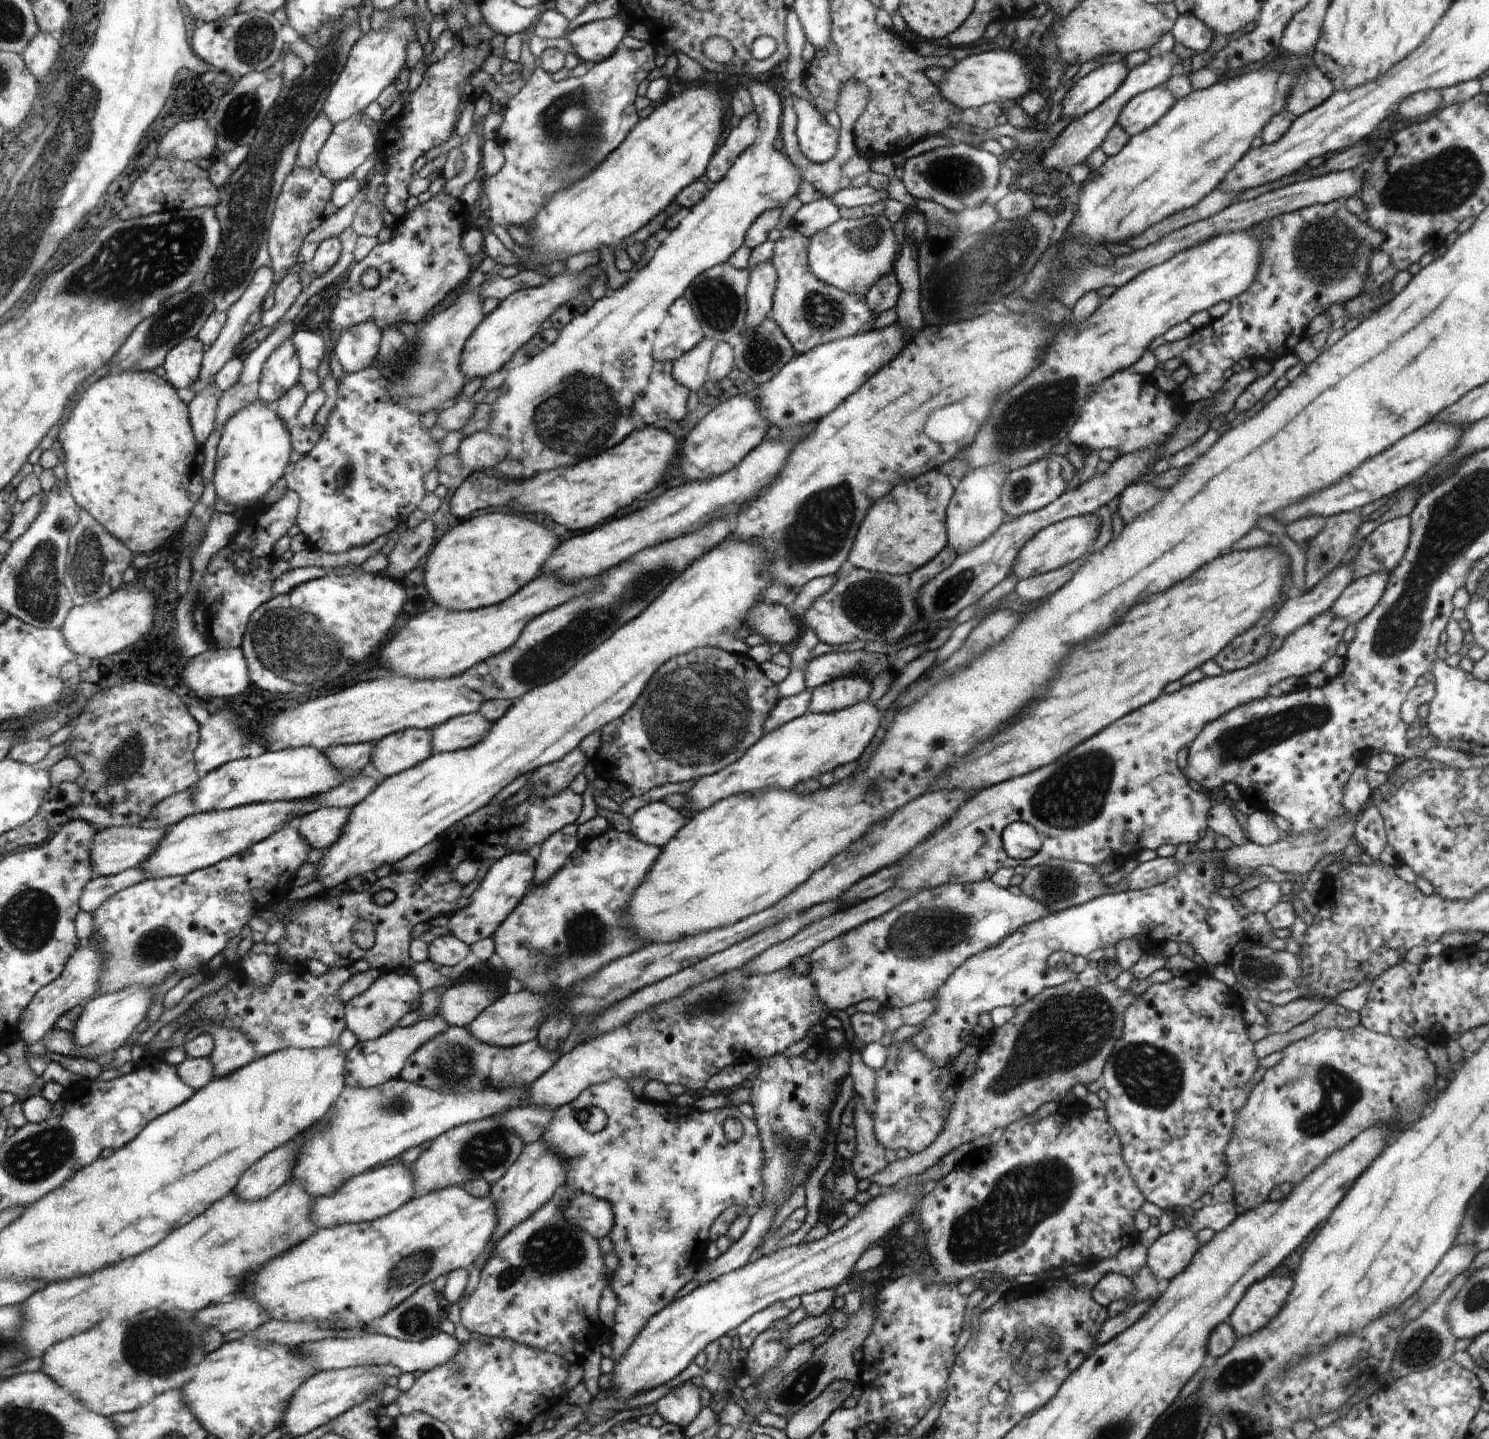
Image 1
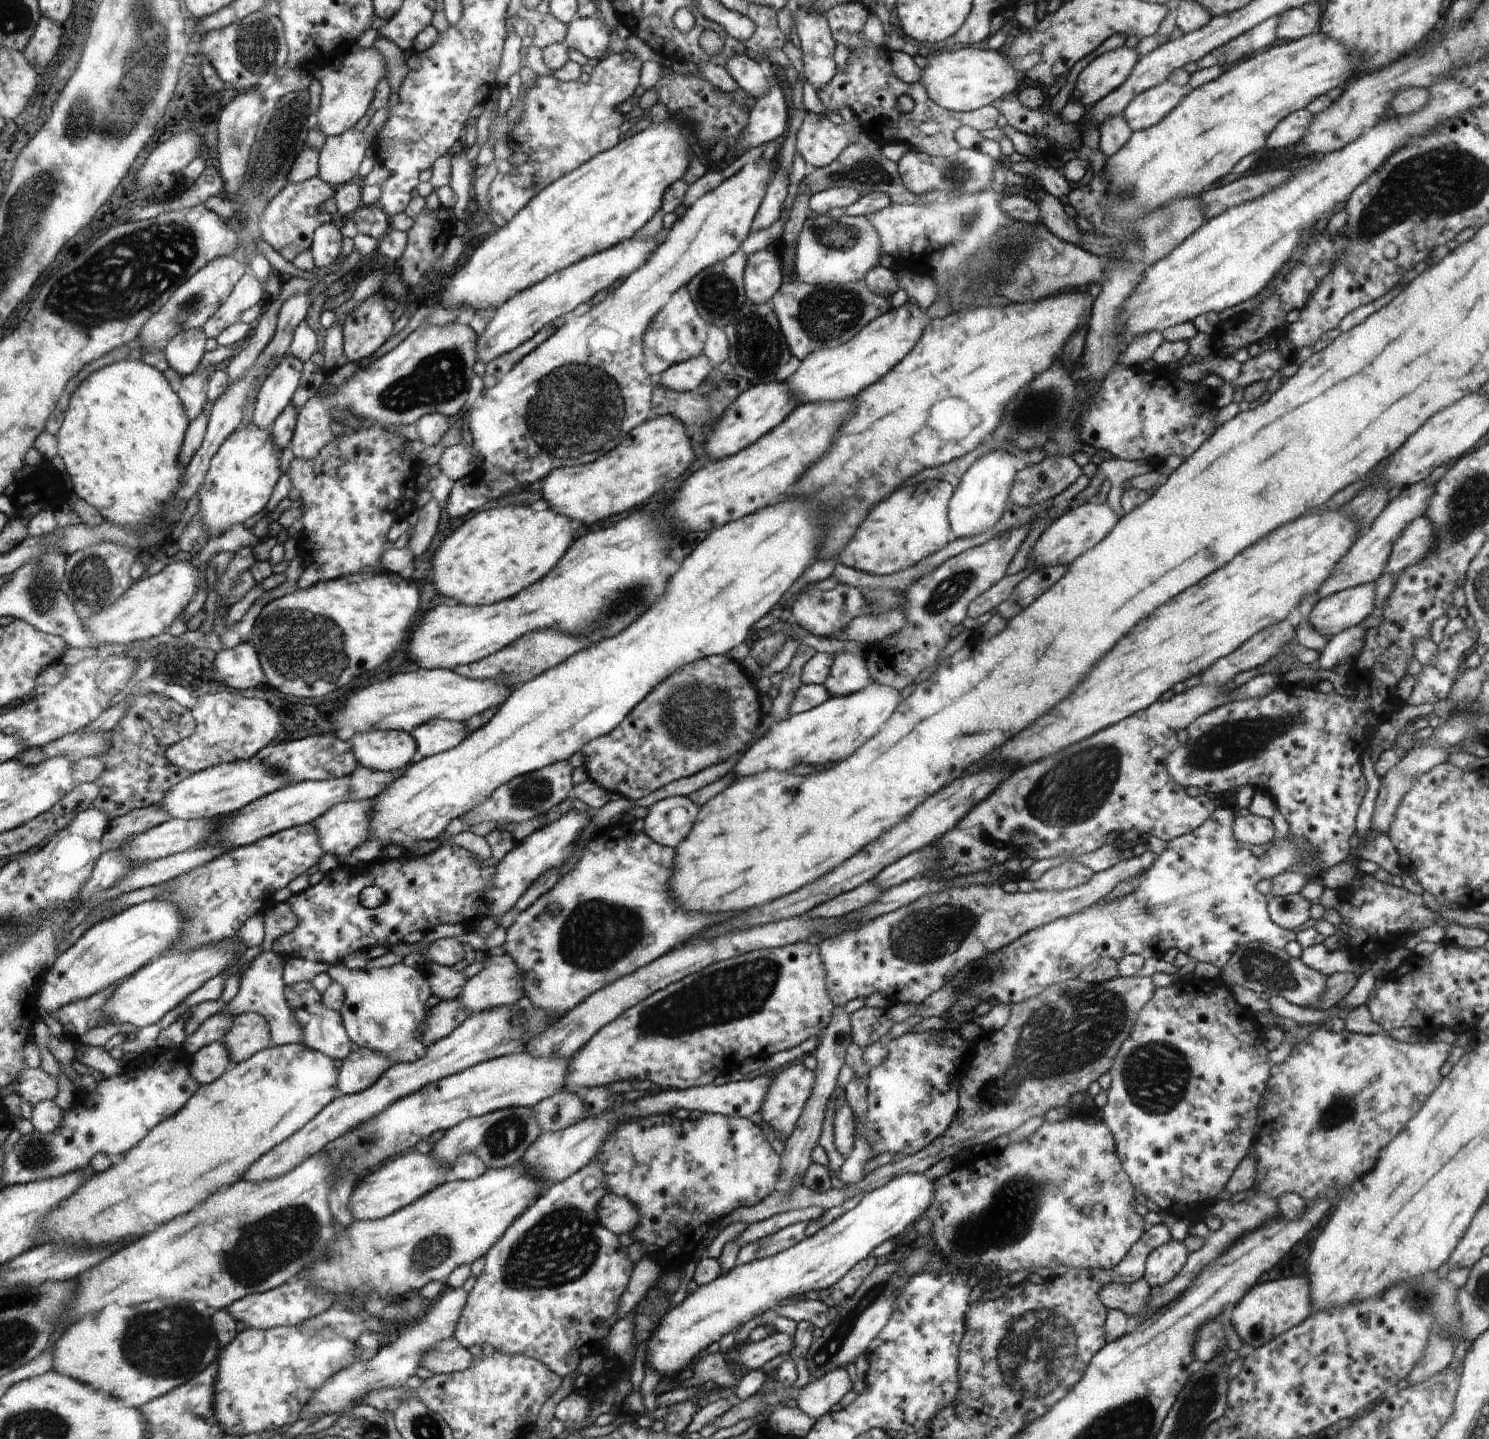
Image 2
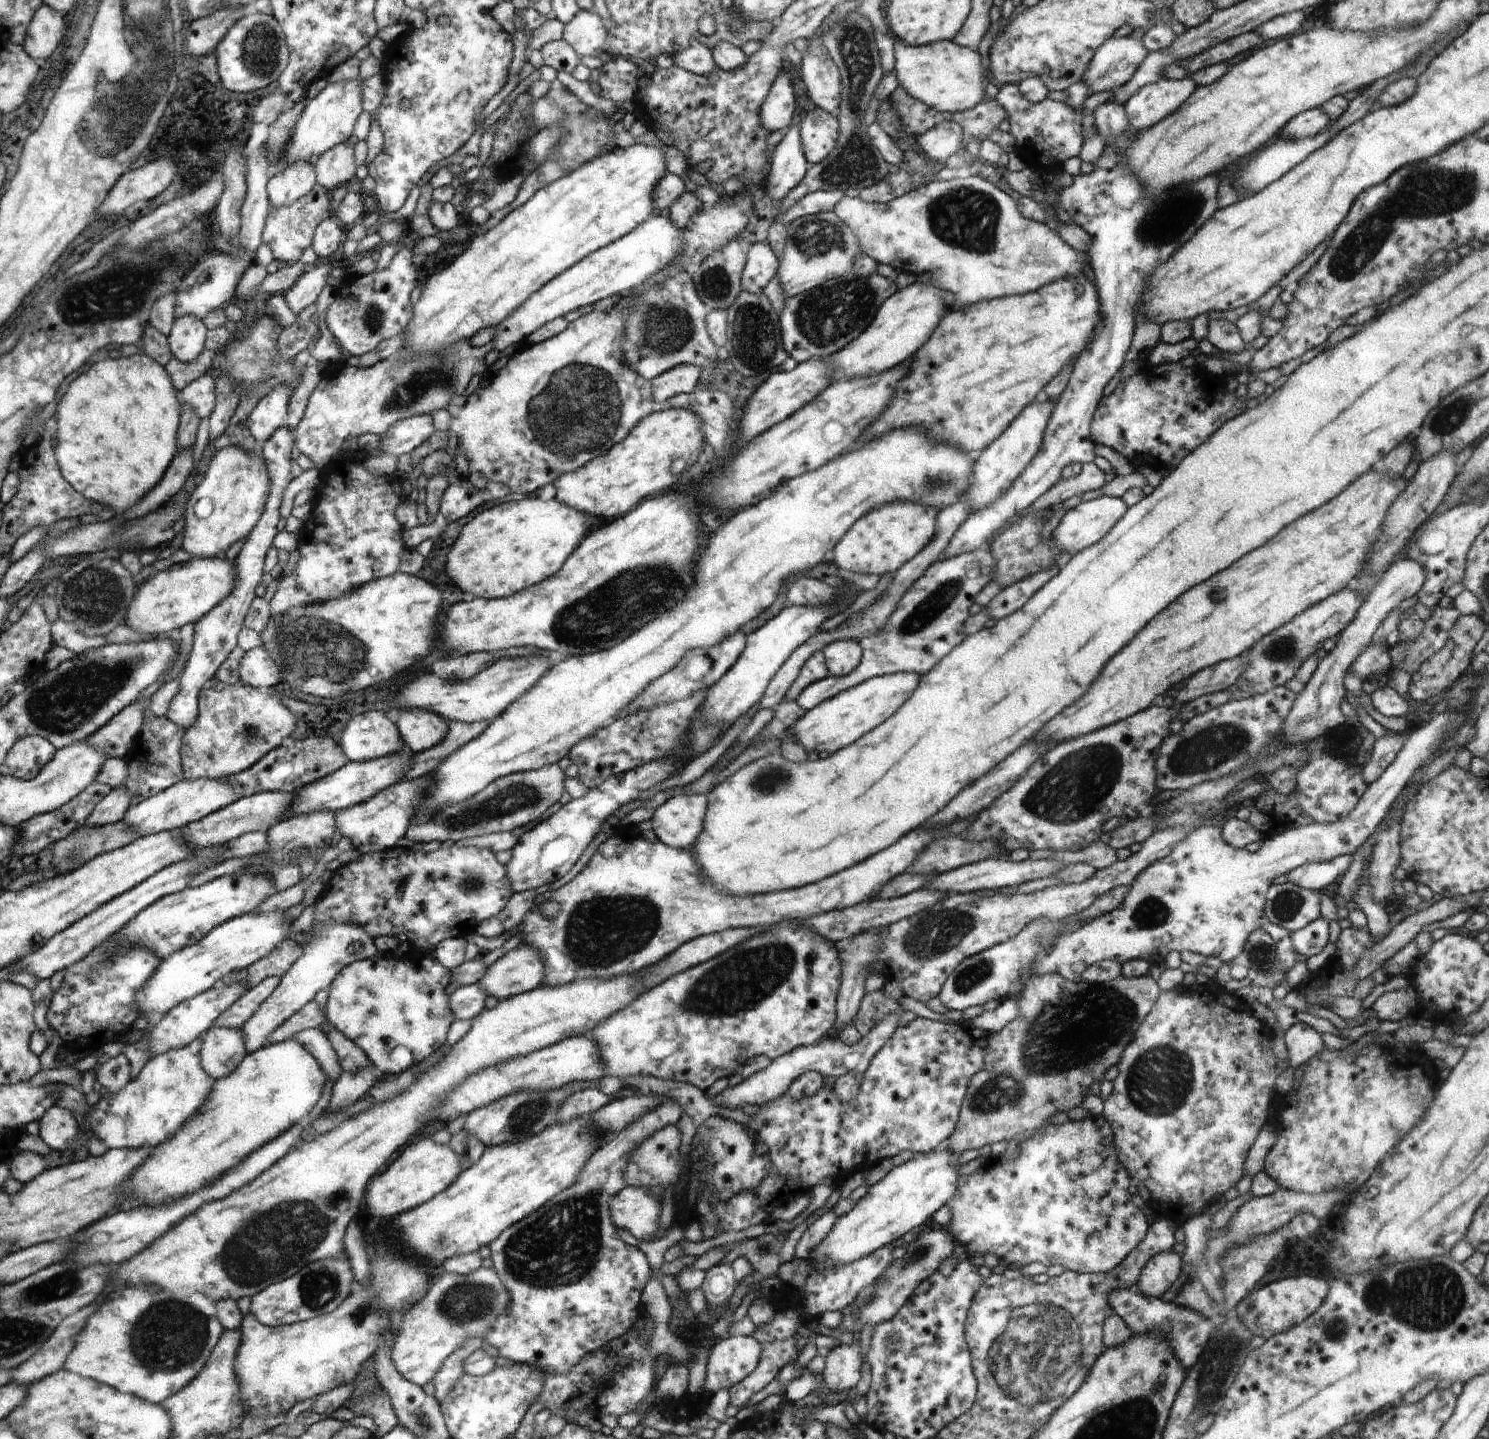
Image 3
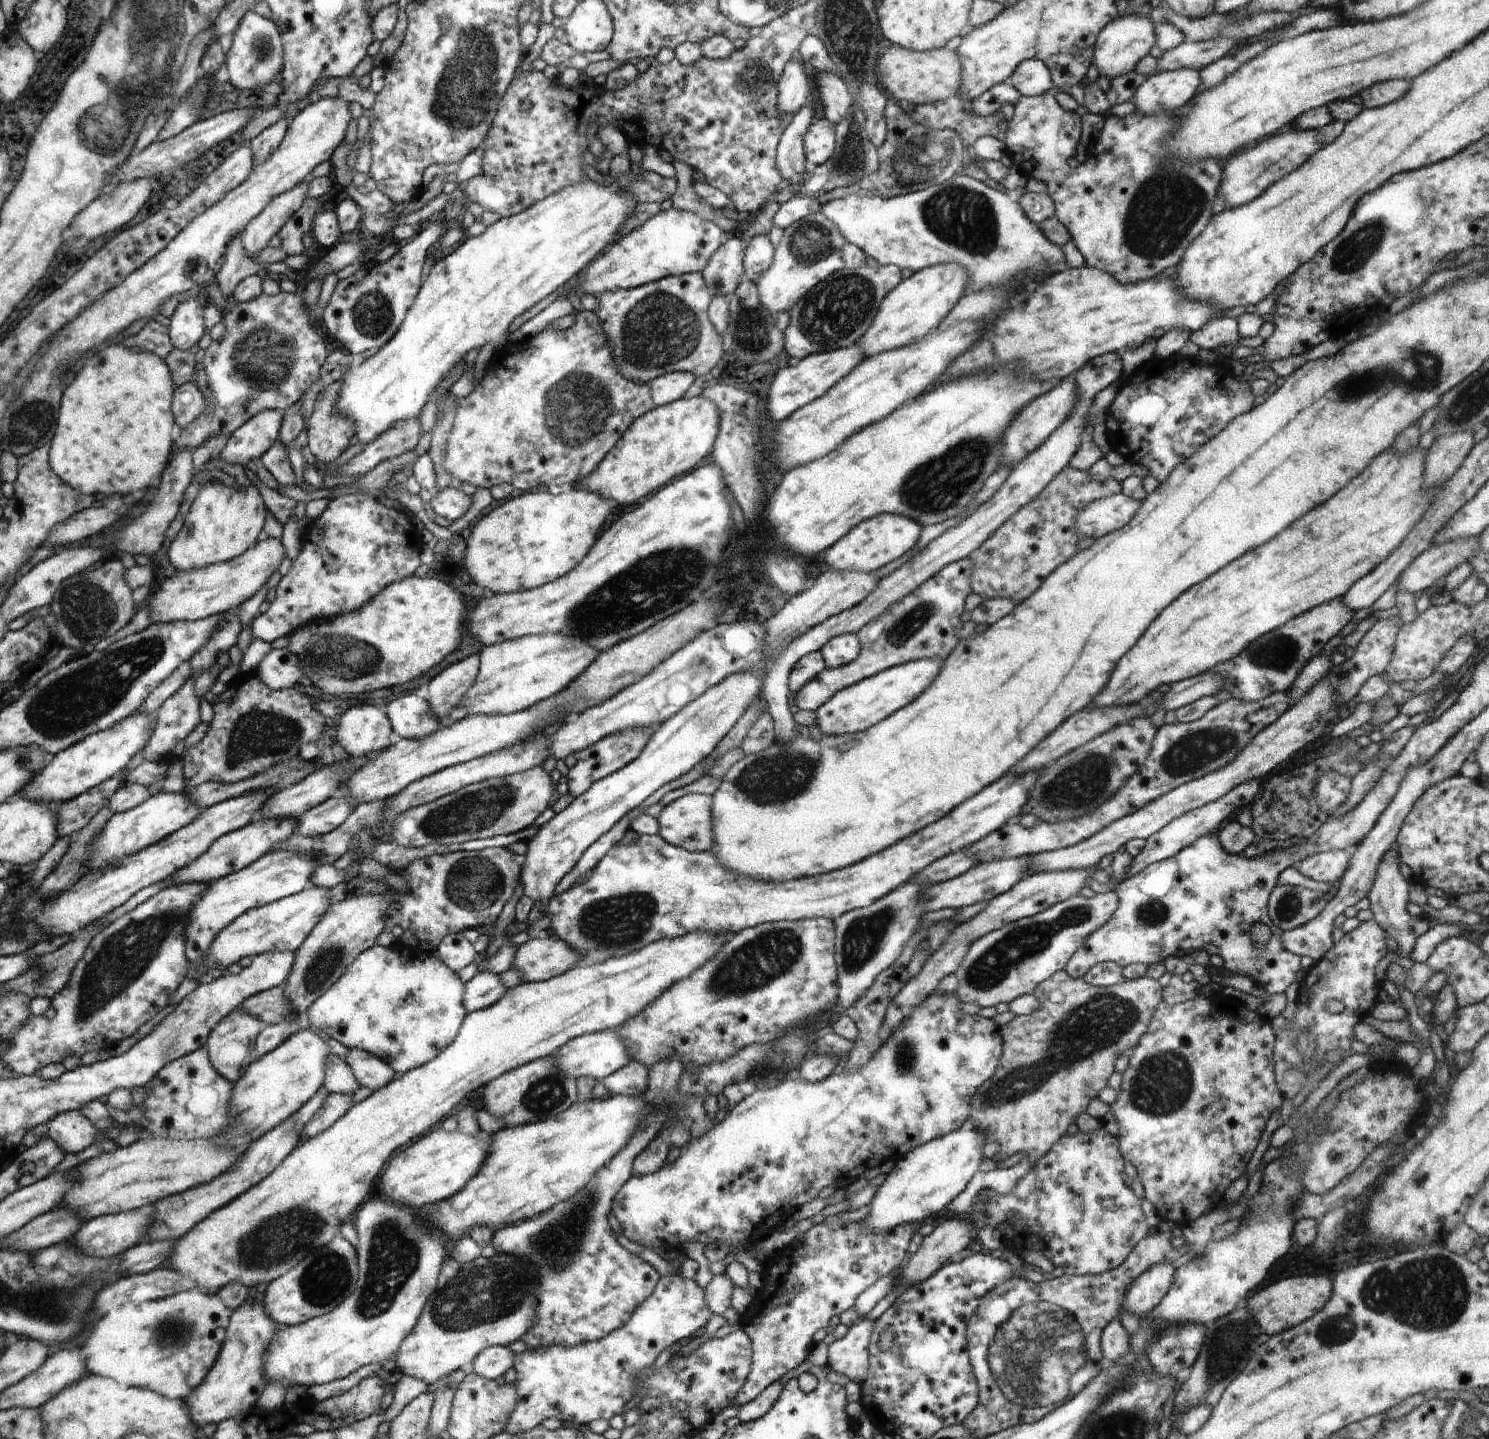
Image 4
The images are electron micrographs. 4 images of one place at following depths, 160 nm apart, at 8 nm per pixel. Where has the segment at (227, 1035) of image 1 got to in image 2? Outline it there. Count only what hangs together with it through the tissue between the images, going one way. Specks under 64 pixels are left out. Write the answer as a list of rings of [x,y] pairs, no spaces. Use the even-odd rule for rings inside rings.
[[[258,1013],[234,1016],[232,1026],[221,1041],[229,1051],[232,1064],[248,1060],[273,1044],[267,1020]]]

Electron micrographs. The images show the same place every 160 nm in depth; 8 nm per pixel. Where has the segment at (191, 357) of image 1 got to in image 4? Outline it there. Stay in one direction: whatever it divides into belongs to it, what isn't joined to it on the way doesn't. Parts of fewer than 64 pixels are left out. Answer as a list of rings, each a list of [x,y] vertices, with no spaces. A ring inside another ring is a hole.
[[[189,297],[176,307],[174,314],[167,321],[169,339],[174,349],[181,351],[192,349],[192,346],[204,336],[202,312],[205,312],[202,302]]]

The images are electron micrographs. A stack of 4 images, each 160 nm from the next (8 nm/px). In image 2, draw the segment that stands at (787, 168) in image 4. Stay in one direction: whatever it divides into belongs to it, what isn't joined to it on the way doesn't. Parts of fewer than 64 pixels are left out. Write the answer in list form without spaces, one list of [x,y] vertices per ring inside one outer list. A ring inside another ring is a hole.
[[[781,164],[776,165],[775,178],[767,188],[767,194],[760,210],[757,212],[757,218],[753,220],[752,232],[763,231],[770,228],[780,217],[783,212],[784,200],[788,194],[788,178]]]

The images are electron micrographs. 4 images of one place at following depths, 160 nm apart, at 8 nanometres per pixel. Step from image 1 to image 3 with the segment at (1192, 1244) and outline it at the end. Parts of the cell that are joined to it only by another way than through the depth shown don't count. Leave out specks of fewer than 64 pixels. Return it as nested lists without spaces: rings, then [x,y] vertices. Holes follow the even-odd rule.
[[[1174,1250],[1155,1254],[1139,1273],[1137,1288],[1149,1297],[1162,1296],[1179,1278],[1182,1257]]]

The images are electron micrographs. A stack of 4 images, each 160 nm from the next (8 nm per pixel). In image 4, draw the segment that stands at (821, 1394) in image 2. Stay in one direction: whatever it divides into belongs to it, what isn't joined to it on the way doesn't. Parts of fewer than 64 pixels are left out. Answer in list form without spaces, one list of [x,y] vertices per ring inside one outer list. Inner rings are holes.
[[[862,1318],[840,1340],[828,1345],[828,1368],[861,1385],[867,1379],[870,1335],[874,1321]]]

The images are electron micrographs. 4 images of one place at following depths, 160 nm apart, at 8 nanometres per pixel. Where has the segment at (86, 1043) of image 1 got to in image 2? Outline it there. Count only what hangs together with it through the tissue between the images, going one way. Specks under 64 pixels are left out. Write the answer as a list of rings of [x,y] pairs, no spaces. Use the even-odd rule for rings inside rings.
[[[234,936],[219,945],[205,945],[189,953],[166,952],[166,954],[152,958],[140,971],[134,972],[131,977],[125,979],[113,990],[112,996],[105,1004],[105,1015],[103,1016],[105,1022],[108,1024],[124,1024],[126,1022],[126,1024],[134,1024],[139,1029],[157,1024],[166,1012],[178,1006],[200,986],[204,986],[210,978],[220,974],[227,965],[231,965],[229,962],[233,960],[239,948],[246,949],[239,944],[239,941],[235,940]]]

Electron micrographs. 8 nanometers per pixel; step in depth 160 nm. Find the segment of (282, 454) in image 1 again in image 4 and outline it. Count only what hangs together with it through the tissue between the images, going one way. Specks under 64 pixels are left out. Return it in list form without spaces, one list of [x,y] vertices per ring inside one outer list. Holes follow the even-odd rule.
[[[210,480],[199,490],[183,527],[167,550],[169,562],[177,570],[189,571],[236,559],[248,550],[250,544],[258,540],[258,534],[262,532],[268,514],[264,500],[258,486],[253,482],[238,488],[237,484],[230,487],[222,482],[213,483]]]

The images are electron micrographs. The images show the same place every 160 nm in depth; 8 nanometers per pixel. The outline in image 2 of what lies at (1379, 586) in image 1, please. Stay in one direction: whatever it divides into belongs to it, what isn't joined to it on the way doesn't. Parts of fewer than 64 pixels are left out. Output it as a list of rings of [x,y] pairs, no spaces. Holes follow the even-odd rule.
[[[1374,583],[1342,590],[1313,604],[1309,623],[1328,639],[1367,619],[1376,606]]]

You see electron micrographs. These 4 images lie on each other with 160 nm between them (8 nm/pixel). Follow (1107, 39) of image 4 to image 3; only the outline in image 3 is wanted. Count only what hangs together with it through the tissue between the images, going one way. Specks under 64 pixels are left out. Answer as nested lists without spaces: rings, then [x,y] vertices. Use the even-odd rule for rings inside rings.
[[[1130,36],[1110,37],[1090,59],[1083,72],[1082,82],[1090,88],[1090,94],[1112,90],[1126,84],[1148,54],[1141,40]]]

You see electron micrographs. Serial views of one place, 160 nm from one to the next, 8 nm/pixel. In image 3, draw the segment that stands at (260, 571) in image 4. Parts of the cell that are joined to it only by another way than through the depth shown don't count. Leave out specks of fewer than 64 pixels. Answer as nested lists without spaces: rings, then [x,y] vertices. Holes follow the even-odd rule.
[[[219,557],[183,558],[179,564],[156,572],[153,578],[142,583],[134,595],[132,606],[126,611],[123,624],[130,626],[134,632],[160,636],[188,622],[196,623],[229,595],[236,584],[236,578],[233,561],[223,561]]]

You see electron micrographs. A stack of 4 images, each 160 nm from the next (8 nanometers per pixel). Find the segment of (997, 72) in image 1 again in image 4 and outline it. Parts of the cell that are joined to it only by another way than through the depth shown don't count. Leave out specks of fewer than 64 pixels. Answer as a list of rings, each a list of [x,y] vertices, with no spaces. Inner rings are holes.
[[[892,45],[880,54],[876,68],[882,77],[882,90],[896,100],[905,100],[912,106],[941,103],[954,95],[960,96],[962,65],[958,53],[951,49],[911,51]]]

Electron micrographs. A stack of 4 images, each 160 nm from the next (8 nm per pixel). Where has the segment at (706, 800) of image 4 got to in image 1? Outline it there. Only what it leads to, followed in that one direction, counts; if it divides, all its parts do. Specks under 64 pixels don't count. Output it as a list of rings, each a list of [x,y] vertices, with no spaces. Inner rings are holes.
[[[658,801],[642,806],[630,816],[628,832],[643,843],[664,847],[688,820],[688,812]]]

